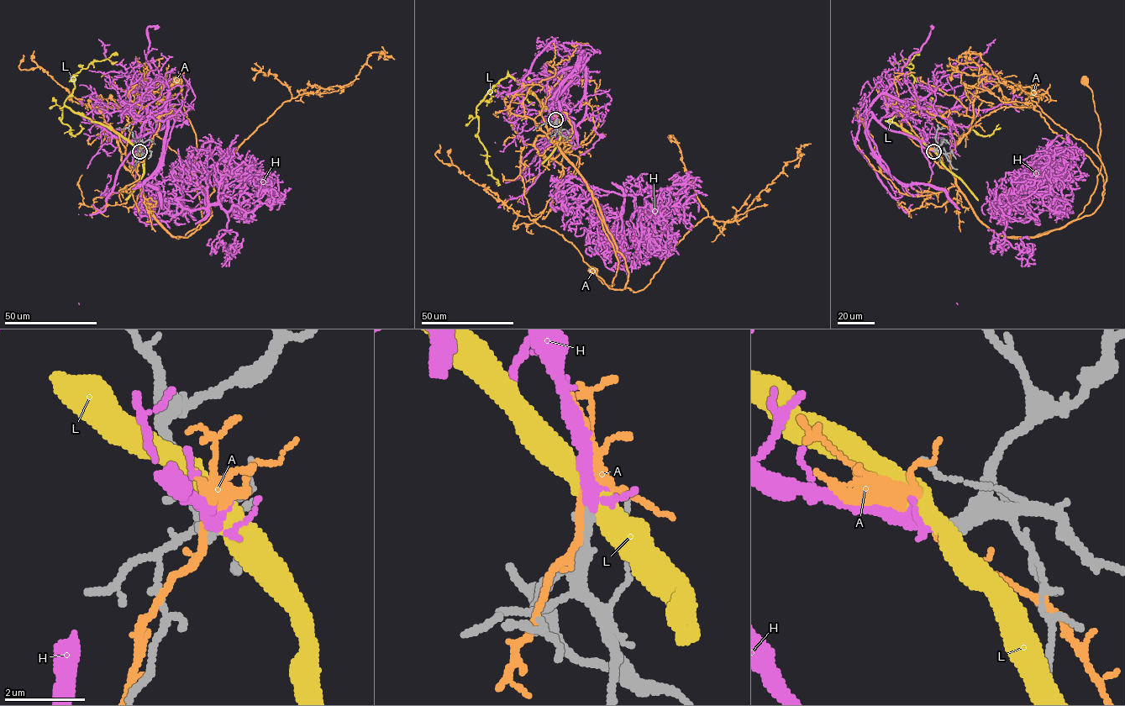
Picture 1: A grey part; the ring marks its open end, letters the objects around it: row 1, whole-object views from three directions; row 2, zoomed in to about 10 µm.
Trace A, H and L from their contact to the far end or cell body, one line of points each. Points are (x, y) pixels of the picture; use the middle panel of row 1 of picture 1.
A: (555, 119), (547, 136), (586, 183), (617, 260), (612, 287), (612, 282), (611, 286), (604, 284), (594, 270)
H: (556, 119), (588, 53), (555, 93), (577, 144), (565, 178), (624, 197), (622, 250), (635, 258), (628, 220)
L: (556, 119), (508, 76), (488, 92), (476, 107), (477, 135), (486, 152), (492, 176), (498, 181), (496, 184)

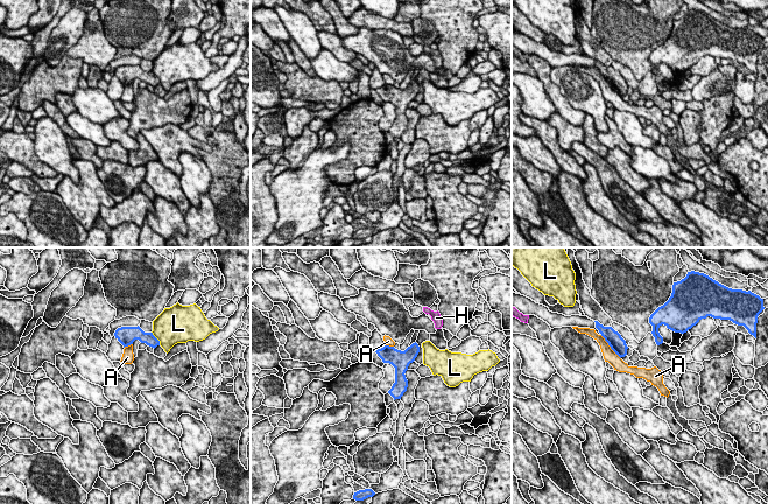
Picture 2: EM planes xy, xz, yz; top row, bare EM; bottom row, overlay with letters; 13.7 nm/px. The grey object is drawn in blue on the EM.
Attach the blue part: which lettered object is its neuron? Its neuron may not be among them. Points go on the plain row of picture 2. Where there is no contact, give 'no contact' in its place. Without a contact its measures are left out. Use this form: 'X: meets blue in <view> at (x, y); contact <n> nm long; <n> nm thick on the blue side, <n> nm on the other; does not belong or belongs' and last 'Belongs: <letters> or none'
A: meets blue in yz at (610, 84); contact 440 nm long; 220 nm thick on the blue side, 170 nm on the other; does not belong
H: no contact; belongs
L: meets blue in xy at (156, 77); contact 220 nm long; 160 nm thick on the blue side, 480 nm on the other; does not belong
Belongs: H

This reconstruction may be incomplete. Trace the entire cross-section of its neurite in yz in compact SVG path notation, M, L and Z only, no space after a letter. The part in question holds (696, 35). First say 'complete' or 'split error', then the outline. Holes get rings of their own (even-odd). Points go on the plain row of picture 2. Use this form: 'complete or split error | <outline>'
complete | M691 9L684 18L674 21L671 35L650 54L649 62L653 64L651 72L657 84L663 82L663 76L658 71L662 63L675 71L684 72L707 55L744 64L756 77L758 55L763 48L763 37L751 29L732 28L704 12Z

